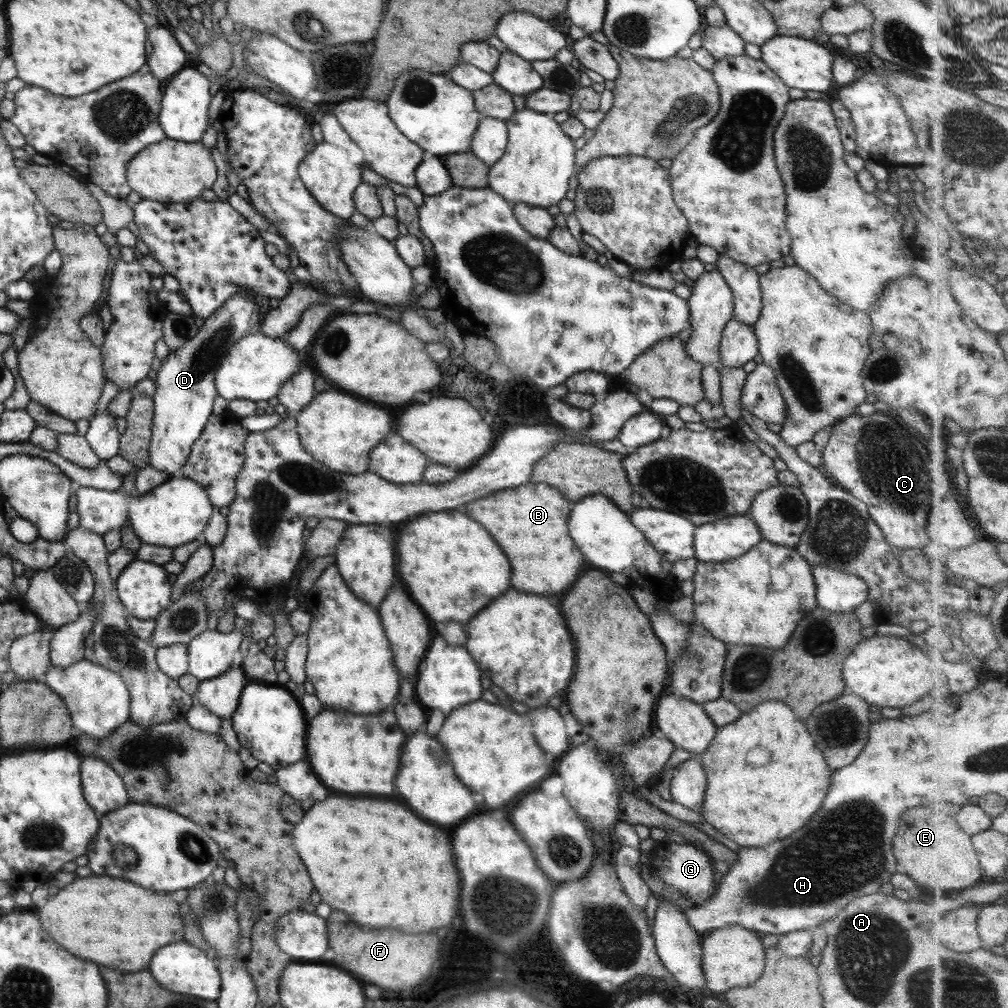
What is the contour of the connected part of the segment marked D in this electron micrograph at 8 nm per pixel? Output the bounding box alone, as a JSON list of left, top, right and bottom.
[147,291,259,477]

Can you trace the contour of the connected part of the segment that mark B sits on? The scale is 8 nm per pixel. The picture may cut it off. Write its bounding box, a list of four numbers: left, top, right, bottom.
[463,484,583,594]

